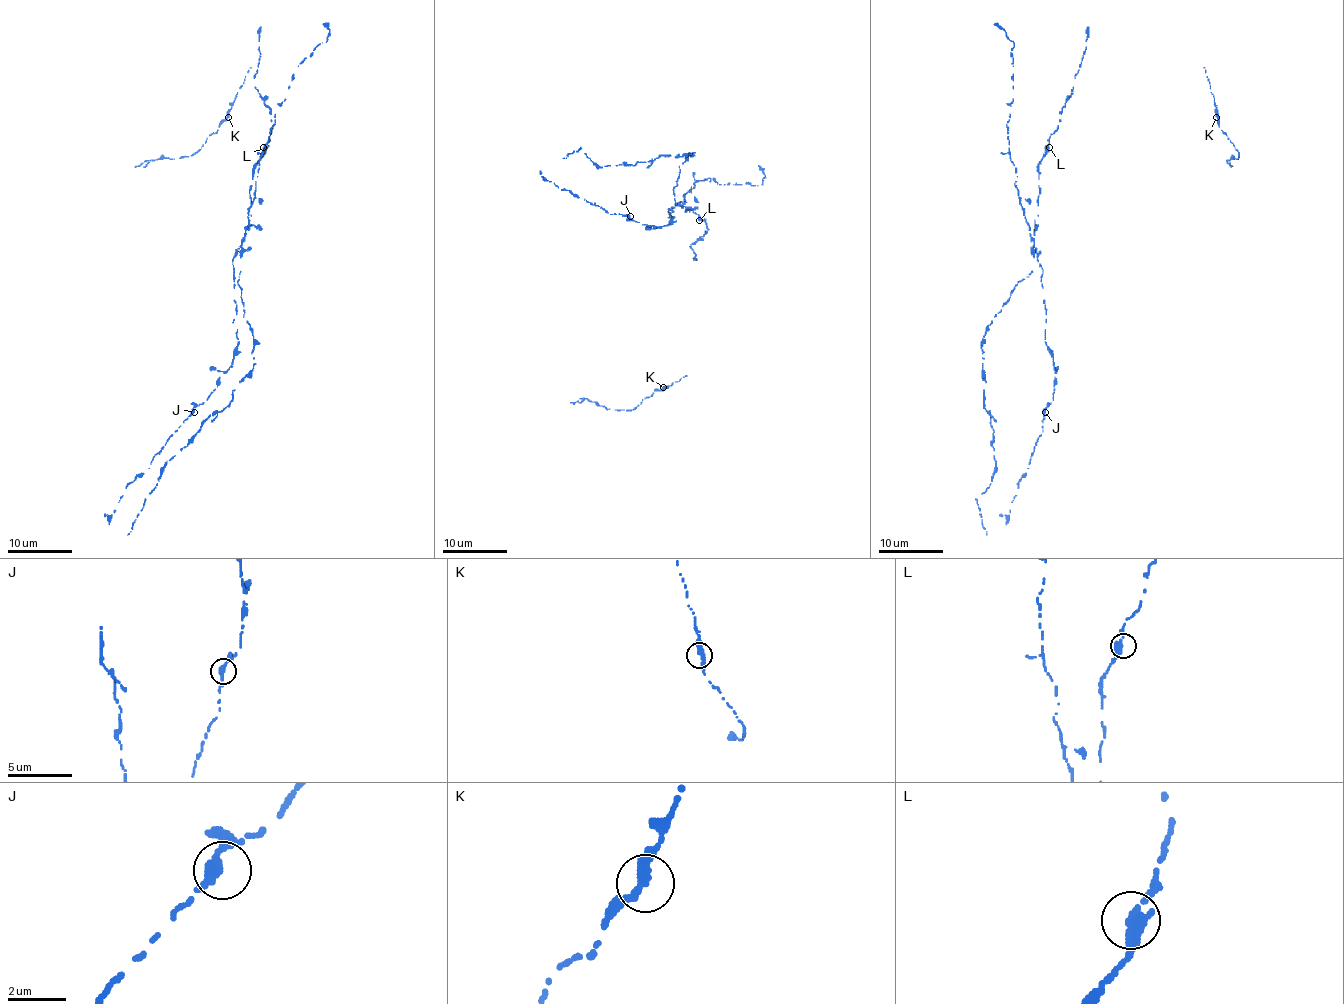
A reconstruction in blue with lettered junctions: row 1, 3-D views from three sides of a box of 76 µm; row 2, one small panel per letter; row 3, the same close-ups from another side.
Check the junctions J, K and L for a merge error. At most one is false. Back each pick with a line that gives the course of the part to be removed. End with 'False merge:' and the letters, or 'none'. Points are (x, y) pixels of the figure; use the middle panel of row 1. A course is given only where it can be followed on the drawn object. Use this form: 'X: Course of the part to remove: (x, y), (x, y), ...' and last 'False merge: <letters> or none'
False merge: none

